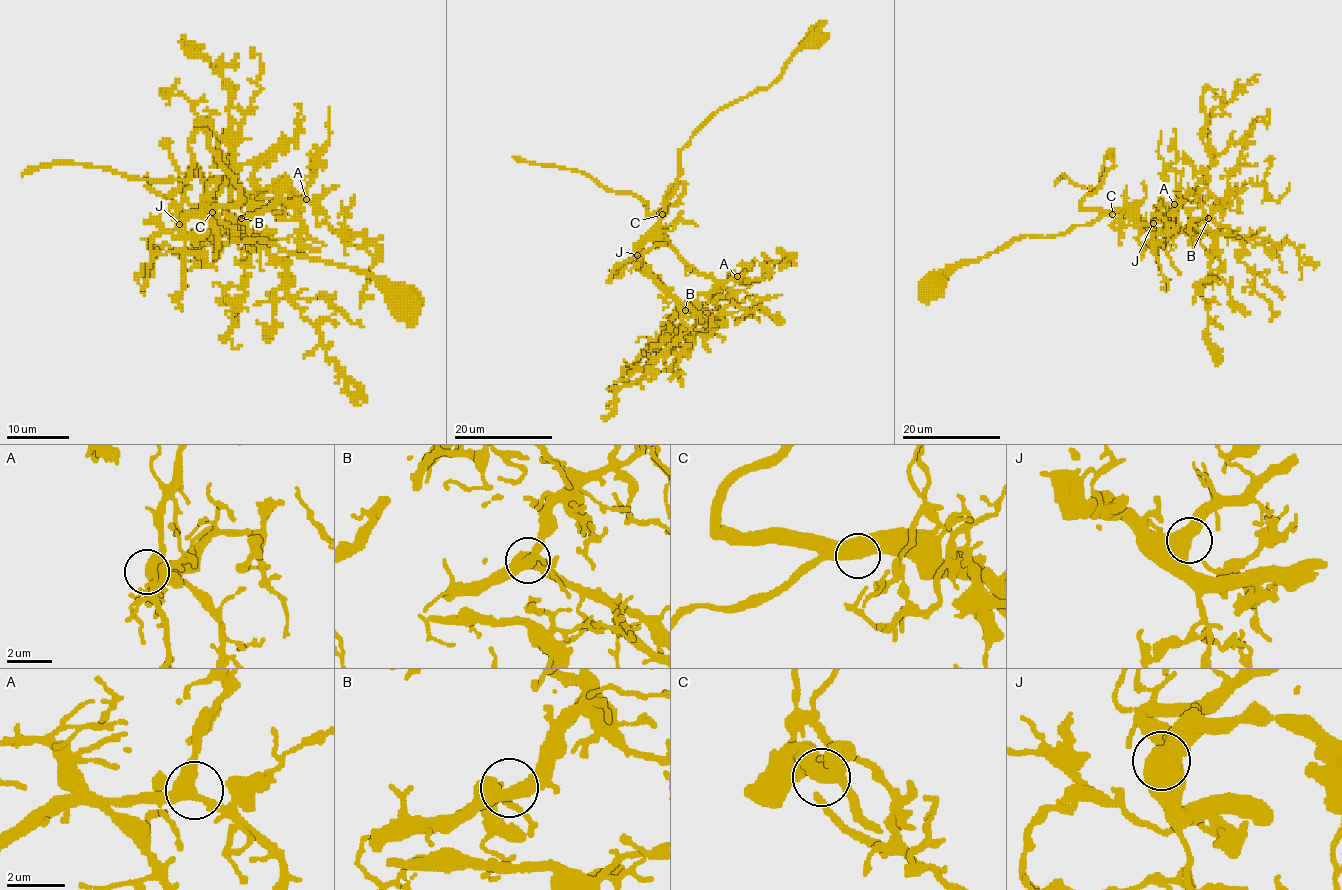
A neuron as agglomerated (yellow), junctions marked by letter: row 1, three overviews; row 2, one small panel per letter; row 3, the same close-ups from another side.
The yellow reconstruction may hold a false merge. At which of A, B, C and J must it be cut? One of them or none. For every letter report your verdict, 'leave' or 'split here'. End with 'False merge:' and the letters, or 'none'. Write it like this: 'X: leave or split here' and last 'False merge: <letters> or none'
A: leave
B: leave
C: leave
J: leave
False merge: none

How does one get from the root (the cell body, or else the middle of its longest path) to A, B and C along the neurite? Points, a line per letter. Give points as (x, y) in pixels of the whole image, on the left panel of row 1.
A: (406, 299), (385, 279), (272, 243), (236, 241), (204, 207), (219, 222), (237, 224), (306, 199)
B: (406, 299), (385, 279), (272, 243), (236, 241), (214, 211), (192, 215), (183, 233), (211, 233), (241, 218)
C: (406, 299), (411, 298), (400, 294), (385, 279), (283, 252), (272, 243), (236, 241), (234, 230), (212, 211)

